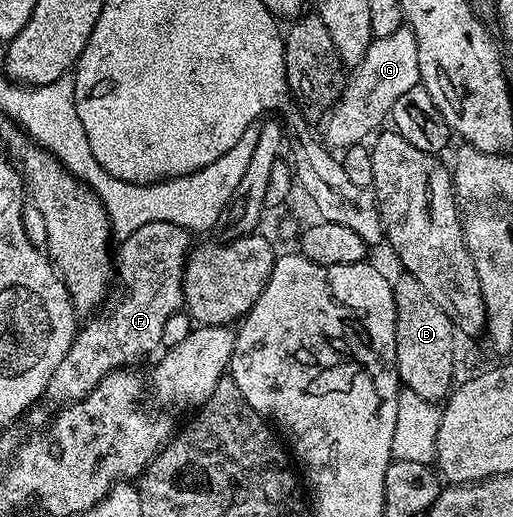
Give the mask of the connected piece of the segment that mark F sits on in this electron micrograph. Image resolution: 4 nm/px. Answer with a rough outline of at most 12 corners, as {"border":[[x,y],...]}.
{"border":[[147,222],[120,241],[121,297],[80,325],[45,388],[81,400],[161,348],[182,311],[191,233]]}

